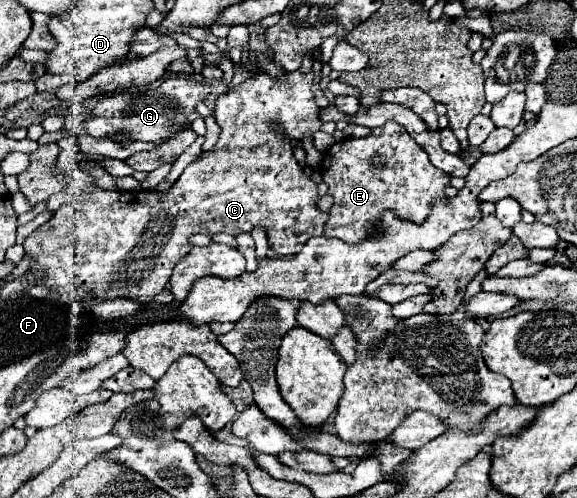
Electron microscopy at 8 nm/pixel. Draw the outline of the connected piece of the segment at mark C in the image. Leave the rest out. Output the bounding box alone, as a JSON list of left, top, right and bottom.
[25,59,329,305]

